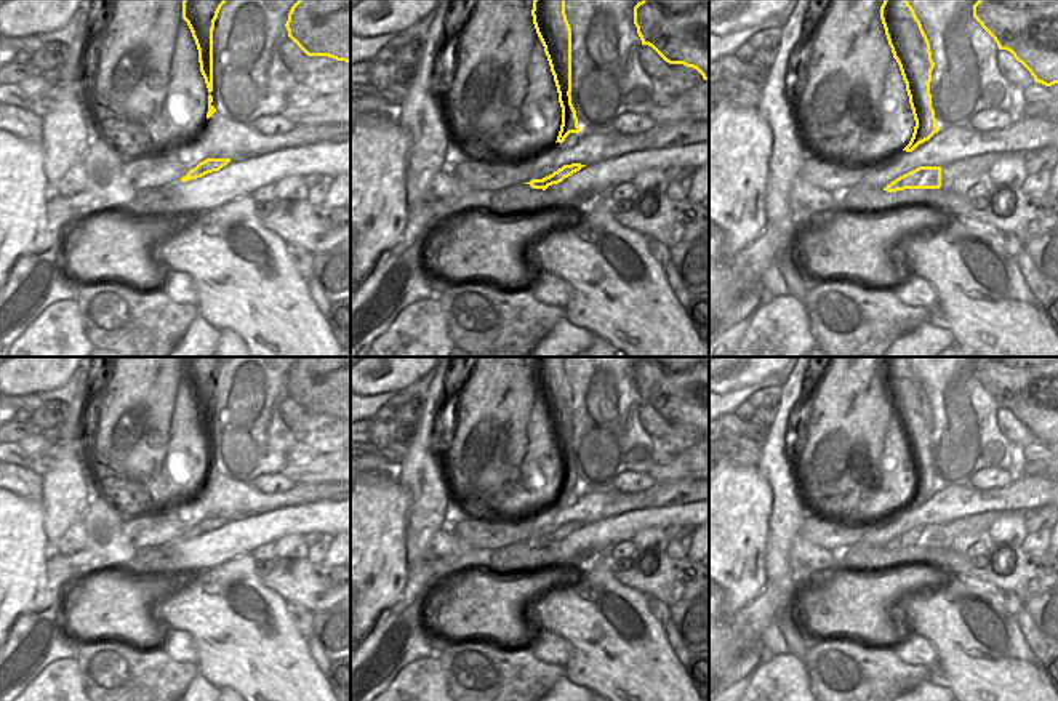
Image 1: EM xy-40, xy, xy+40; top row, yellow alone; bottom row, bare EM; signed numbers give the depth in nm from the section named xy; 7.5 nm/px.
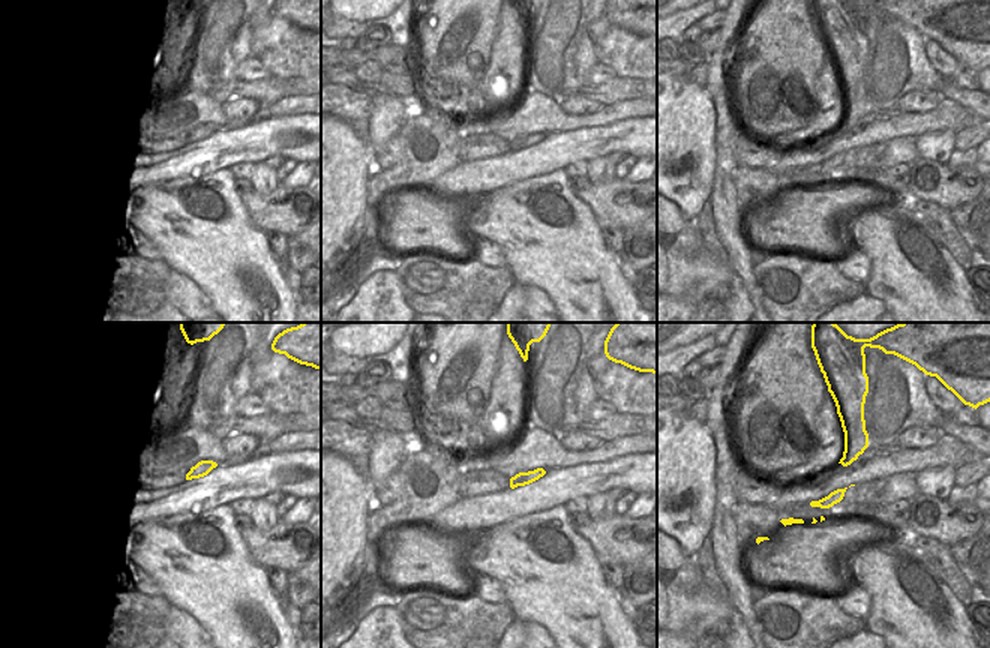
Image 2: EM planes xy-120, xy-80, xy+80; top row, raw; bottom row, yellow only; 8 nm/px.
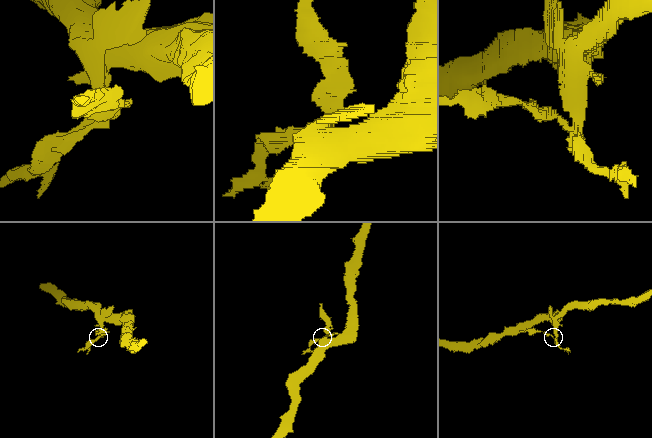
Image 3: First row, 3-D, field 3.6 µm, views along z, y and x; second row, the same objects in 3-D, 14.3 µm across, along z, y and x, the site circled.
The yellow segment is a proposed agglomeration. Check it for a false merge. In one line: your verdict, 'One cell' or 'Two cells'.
One cell

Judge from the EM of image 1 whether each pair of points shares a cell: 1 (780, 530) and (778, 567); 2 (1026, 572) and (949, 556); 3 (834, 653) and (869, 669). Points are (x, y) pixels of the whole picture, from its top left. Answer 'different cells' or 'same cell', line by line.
1: same cell
2: same cell
3: same cell

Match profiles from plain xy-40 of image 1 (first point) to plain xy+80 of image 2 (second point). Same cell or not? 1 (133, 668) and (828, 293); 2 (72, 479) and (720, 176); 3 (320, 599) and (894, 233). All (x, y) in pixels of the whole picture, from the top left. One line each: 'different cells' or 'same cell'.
1: same cell
2: same cell
3: different cells

